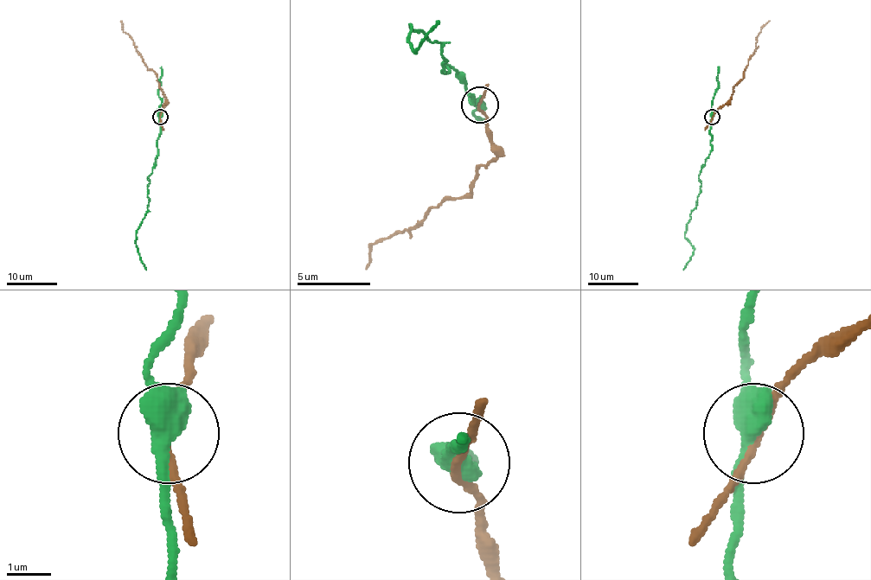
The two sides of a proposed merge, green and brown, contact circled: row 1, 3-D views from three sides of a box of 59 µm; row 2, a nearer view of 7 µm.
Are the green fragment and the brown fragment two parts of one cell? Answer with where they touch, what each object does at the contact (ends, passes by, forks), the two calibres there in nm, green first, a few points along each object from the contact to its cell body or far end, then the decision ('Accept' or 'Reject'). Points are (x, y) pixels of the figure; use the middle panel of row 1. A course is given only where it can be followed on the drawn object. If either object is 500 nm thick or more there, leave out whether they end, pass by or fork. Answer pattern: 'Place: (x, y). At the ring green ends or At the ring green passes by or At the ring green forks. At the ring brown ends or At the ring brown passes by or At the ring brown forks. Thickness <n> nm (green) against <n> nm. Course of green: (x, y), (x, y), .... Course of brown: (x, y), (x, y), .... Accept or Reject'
Place: (479, 105). At the ring green passes by. At the ring brown passes by. Thickness 480 nm (green) against 160 nm. Course of green: (478, 105), (464, 79), (445, 65), (445, 73), (434, 40), (409, 25), (409, 43), (416, 50), (438, 22). Course of brown: (478, 105), (486, 117), (493, 156), (483, 164), (471, 194), (431, 208), (401, 233), (380, 237), (365, 270). Accept

